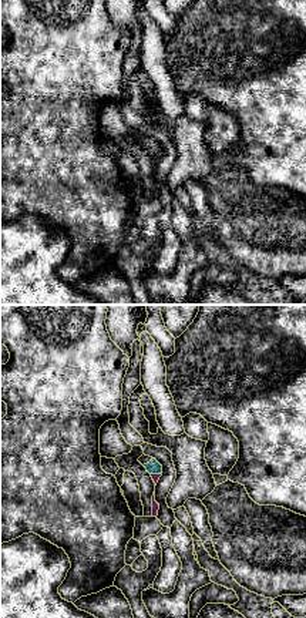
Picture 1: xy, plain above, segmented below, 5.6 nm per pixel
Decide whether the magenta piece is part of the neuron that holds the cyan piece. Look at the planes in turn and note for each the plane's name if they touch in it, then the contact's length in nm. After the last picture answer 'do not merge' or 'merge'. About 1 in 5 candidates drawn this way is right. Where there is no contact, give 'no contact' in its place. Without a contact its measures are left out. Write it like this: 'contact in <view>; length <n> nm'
contact in xy; length 60 nm

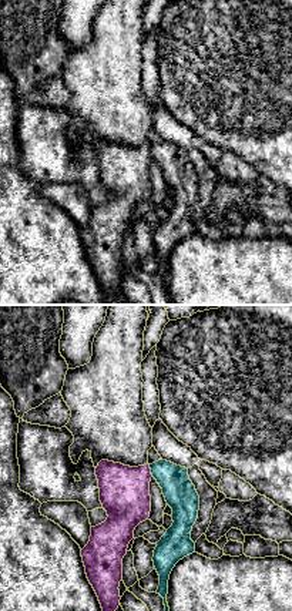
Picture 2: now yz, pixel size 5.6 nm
contact in yz; length 80 nm

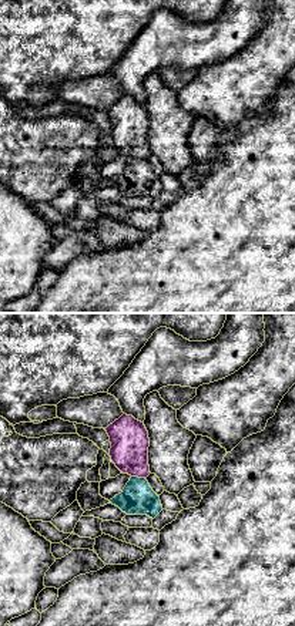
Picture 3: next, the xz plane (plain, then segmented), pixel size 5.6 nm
contact in xz; length 80 nm

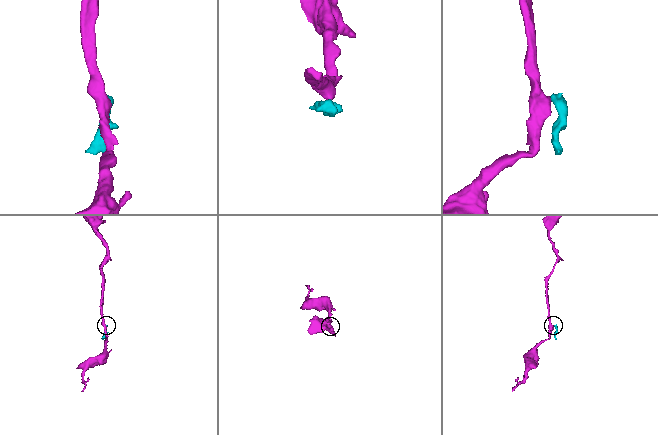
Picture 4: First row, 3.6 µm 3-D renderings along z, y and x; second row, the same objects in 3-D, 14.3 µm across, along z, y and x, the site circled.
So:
do not merge

